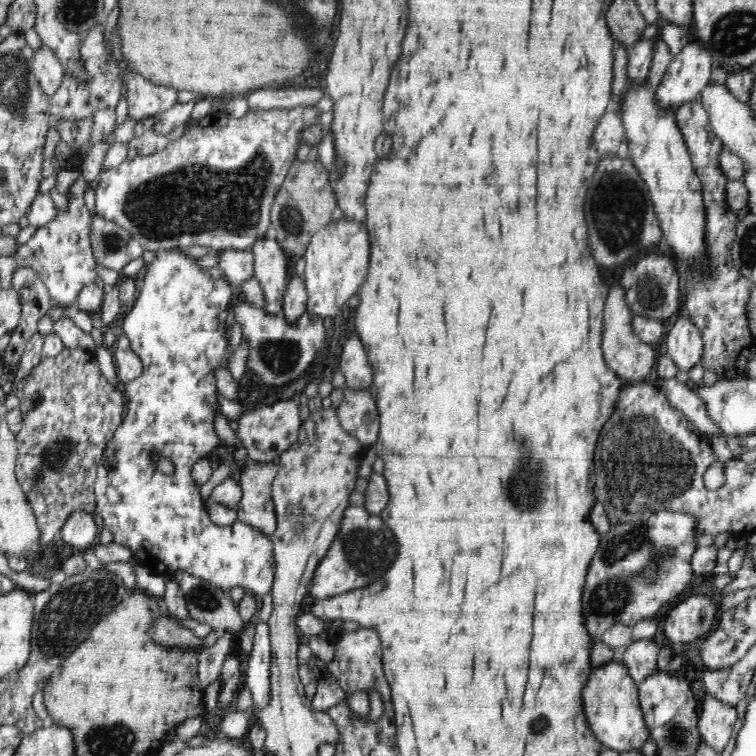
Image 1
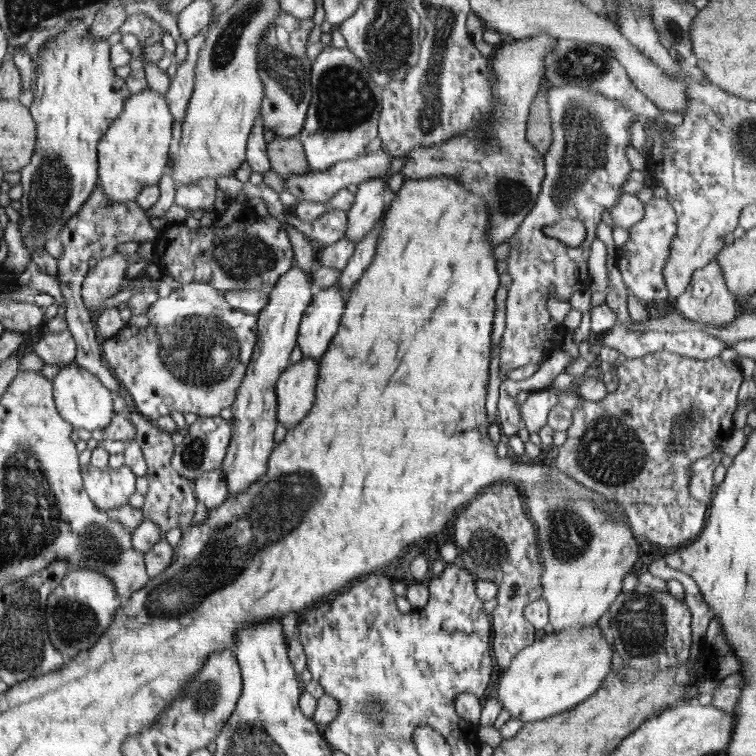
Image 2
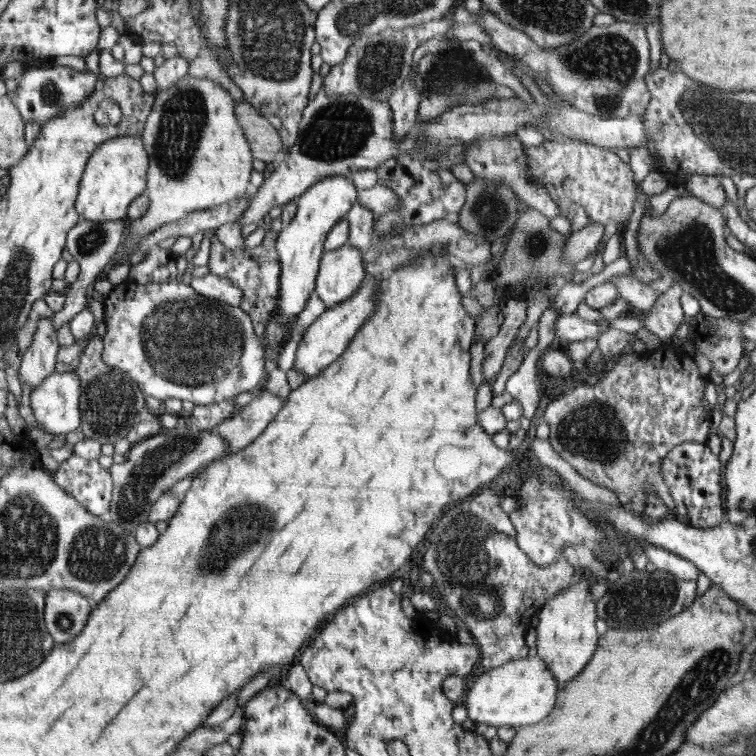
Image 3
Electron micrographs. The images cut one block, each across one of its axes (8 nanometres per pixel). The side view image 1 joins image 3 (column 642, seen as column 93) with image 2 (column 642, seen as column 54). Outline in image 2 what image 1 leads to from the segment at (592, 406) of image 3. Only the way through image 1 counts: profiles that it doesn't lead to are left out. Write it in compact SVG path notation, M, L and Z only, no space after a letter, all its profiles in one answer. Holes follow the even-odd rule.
M660 350L642 358L627 358L622 364L618 363L613 367L616 369L616 377L618 376L618 388L614 392L609 392L600 402L590 402L590 400L586 400L586 397L580 395L582 408L573 410L572 425L567 428L565 442L554 451L555 460L553 464L561 470L560 472L566 474L572 480L576 480L582 486L586 486L588 490L619 503L623 508L624 516L629 522L631 531L636 536L640 536L640 538L660 547L676 546L680 548L686 546L699 536L702 528L705 528L704 522L707 522L706 504L688 496L688 474L686 474L688 464L692 464L699 458L708 458L715 451L715 446L718 446L719 442L733 434L734 413L738 406L738 390L744 380L741 370L737 364L728 365L726 362L720 361L718 357L706 360L694 359L666 350Z

